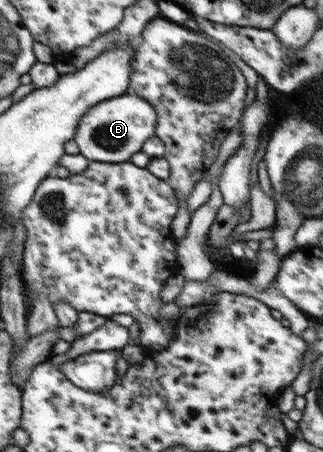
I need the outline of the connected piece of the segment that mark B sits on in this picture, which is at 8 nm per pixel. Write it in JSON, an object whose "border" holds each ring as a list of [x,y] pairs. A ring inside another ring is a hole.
{"border":[[[123,93],[92,106],[76,126],[74,140],[79,152],[95,162],[127,162],[142,150],[143,143],[155,136],[157,113],[153,106],[136,94]]]}

